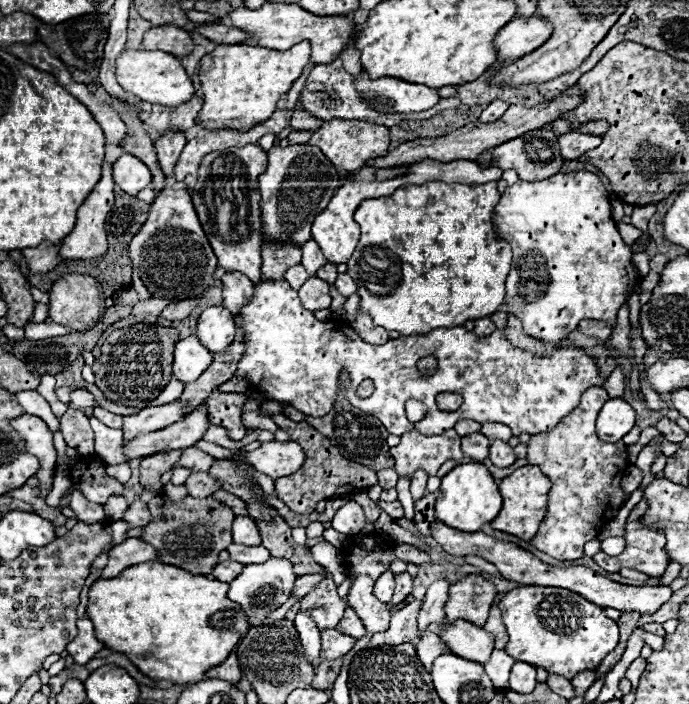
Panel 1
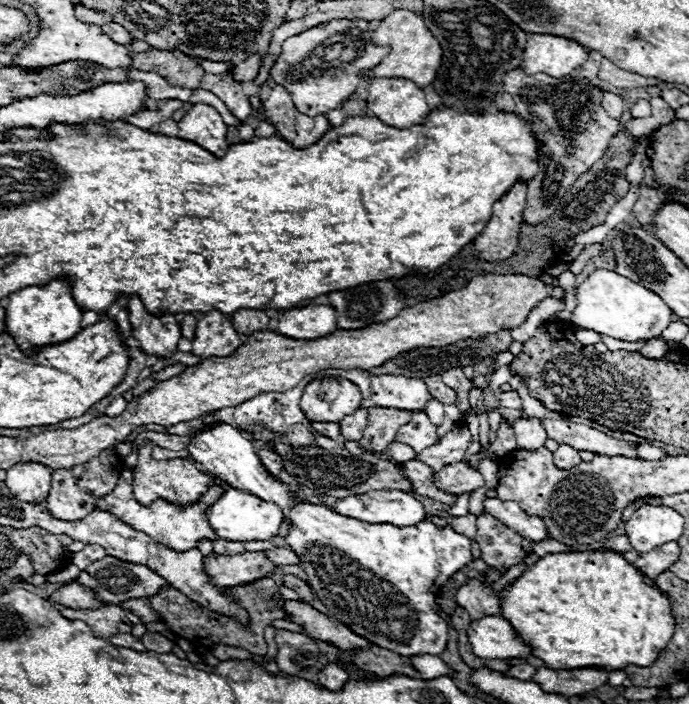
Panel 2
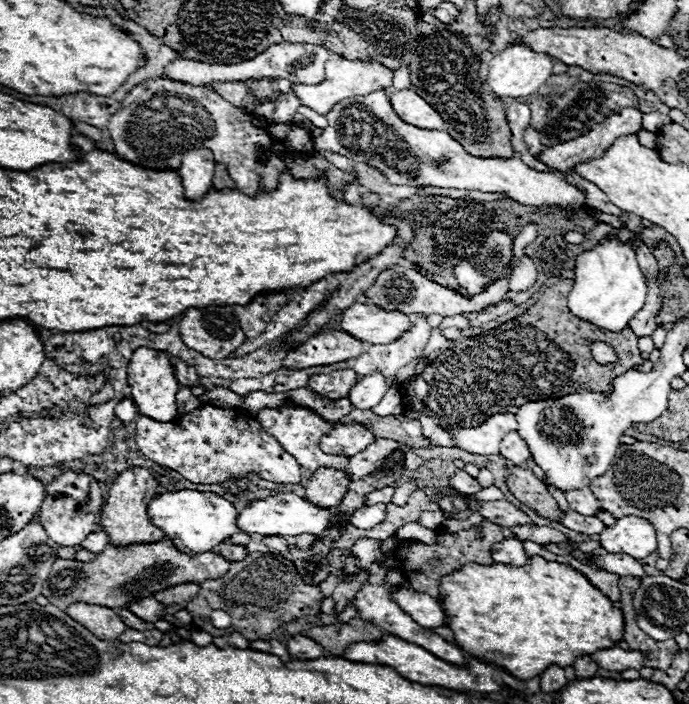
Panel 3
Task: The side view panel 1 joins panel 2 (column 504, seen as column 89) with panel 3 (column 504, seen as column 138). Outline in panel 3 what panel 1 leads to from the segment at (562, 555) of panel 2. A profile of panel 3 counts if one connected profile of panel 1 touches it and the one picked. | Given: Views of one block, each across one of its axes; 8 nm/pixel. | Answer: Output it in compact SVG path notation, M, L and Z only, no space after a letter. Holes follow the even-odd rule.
M532 556L522 568L510 564L466 564L448 576L442 576L438 602L446 614L446 626L454 632L454 644L462 652L492 662L520 680L540 676L550 664L562 668L572 666L578 656L612 648L622 638L624 630L622 612L614 608L612 602L586 578L582 578L578 570L558 562L546 562L540 556Z

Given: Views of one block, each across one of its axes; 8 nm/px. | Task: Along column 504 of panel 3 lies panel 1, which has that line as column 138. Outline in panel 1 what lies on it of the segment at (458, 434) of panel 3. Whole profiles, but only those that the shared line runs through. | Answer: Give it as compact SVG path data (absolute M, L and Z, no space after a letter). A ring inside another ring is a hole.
M176 400L164 406L148 406L134 416L124 416L124 440L128 442L138 434L162 430L184 418L188 412L190 410L184 410L184 406L180 406L180 400Z

